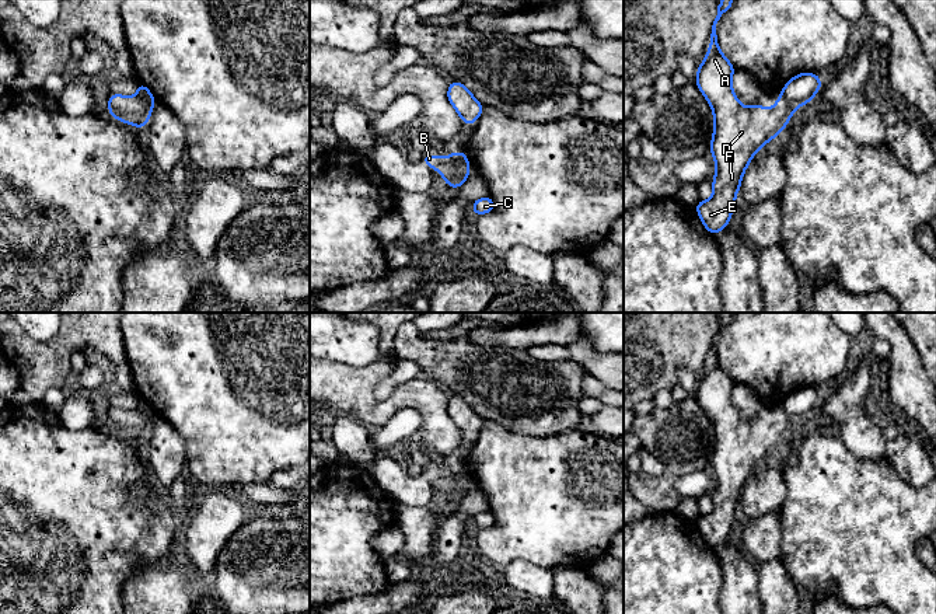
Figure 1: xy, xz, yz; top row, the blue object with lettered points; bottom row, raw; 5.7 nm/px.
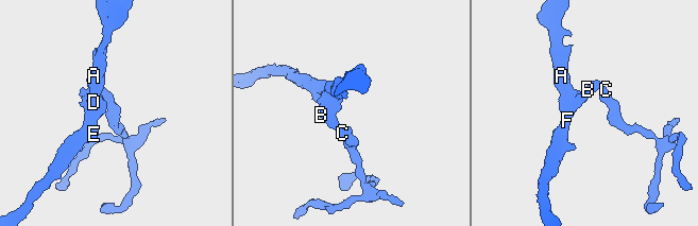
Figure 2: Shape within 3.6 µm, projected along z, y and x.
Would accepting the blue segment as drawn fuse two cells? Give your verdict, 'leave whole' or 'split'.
split

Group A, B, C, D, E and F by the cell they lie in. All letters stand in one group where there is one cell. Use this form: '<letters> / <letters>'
A B D E F / C

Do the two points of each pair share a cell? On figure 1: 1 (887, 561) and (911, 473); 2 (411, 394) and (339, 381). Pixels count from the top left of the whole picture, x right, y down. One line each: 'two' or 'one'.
1: two
2: one

